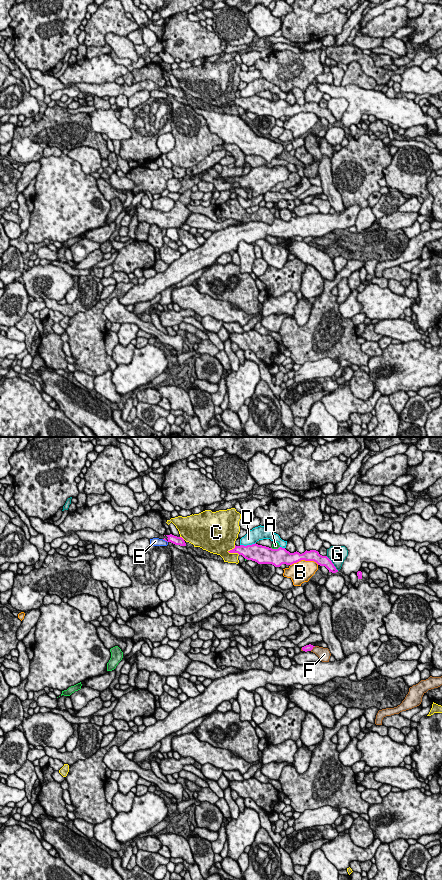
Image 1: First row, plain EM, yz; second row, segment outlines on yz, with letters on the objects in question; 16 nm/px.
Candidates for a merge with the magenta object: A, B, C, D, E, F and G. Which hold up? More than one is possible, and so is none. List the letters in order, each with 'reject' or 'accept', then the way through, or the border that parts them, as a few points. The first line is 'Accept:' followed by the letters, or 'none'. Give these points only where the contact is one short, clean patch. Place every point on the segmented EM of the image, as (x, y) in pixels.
Accept: none
A: reject
B: reject
C: reject
D: reject
E: reject; border yz (162, 539), (167, 542)
F: reject
G: reject

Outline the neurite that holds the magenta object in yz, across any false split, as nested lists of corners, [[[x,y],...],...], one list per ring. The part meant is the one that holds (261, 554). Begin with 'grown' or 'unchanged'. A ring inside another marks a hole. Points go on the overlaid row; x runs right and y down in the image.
unchanged | [[[255,543],[247,546],[235,545],[235,548],[228,552],[238,553],[245,559],[255,561],[258,564],[272,564],[275,567],[280,567],[282,564],[292,565],[301,560],[314,561],[320,566],[325,566],[329,572],[338,572],[332,561],[327,556],[320,555],[316,550],[306,550],[302,554],[297,551],[290,553],[282,547],[279,547],[278,549],[272,549]]]

